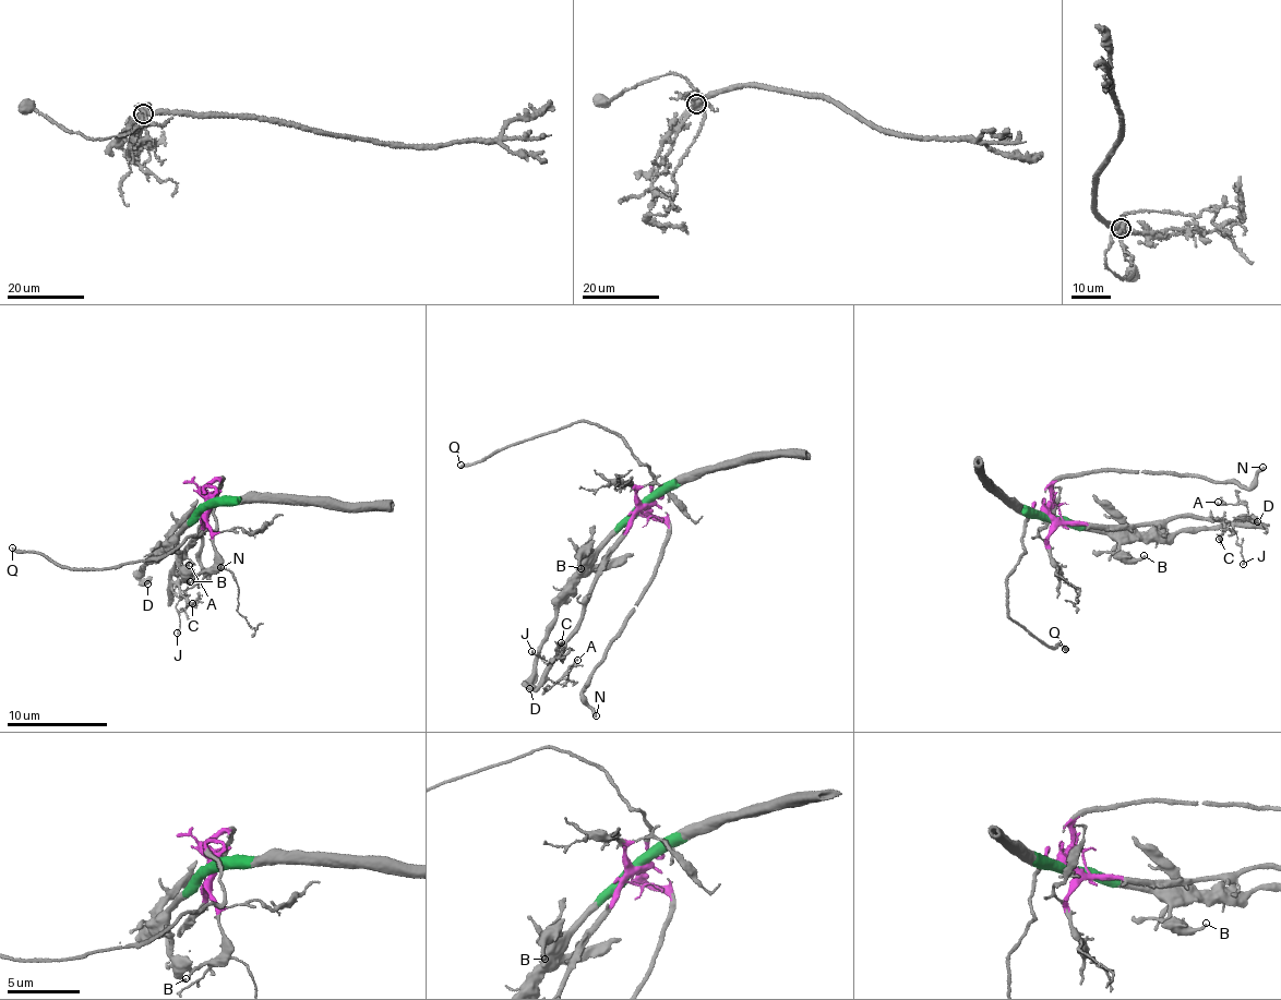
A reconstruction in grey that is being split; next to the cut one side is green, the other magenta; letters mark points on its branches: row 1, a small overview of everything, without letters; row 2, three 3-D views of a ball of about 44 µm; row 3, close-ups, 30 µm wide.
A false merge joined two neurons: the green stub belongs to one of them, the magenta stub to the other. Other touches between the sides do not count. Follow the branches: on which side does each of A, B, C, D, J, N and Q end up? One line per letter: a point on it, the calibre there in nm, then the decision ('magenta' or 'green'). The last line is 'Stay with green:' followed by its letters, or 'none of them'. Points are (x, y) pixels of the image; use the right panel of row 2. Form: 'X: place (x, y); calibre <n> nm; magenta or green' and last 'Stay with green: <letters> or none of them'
A: place (1218, 502); calibre 100 nm; magenta
B: place (1144, 555); calibre 190 nm; green
C: place (1219, 539); calibre 240 nm; magenta
D: place (1257, 521); calibre 550 nm; green
J: place (1243, 564); calibre 110 nm; magenta
N: place (1262, 467); calibre 240 nm; magenta
Q: place (1065, 649); calibre 240 nm; magenta
Stay with green: B, D

